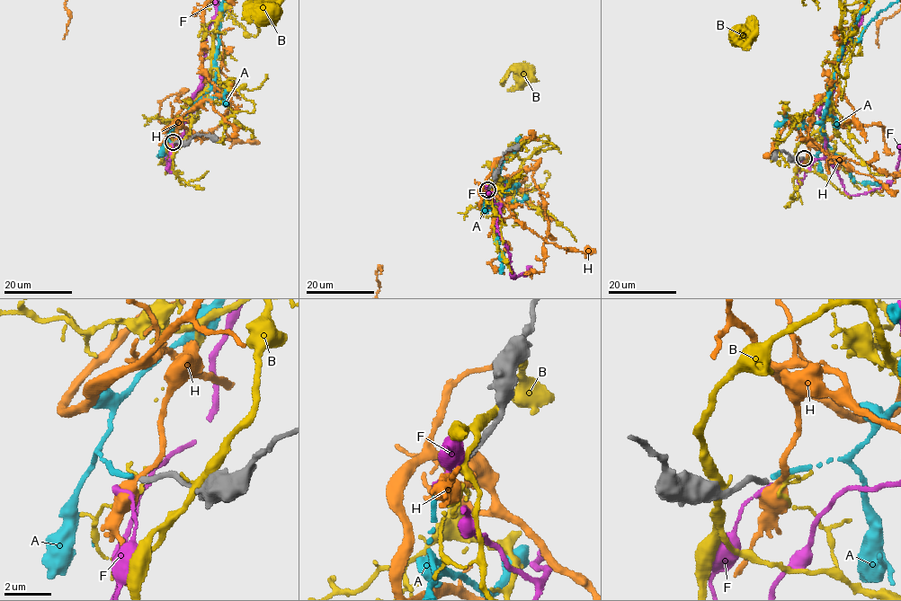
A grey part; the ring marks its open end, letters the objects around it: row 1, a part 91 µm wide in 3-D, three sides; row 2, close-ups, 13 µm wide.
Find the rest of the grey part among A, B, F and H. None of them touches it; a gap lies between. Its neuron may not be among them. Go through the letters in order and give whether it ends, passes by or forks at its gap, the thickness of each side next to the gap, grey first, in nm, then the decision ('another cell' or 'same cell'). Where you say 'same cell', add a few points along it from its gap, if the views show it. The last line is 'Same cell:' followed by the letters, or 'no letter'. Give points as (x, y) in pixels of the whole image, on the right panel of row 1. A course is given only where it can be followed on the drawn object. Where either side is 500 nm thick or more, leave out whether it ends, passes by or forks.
A: it ends | 240/200 nm | same cell
B: it forks | 240/100 nm | another cell
F: it ends | 240/240 nm | another cell
H: it passes by | 240/480 nm | another cell
Same cell: A

